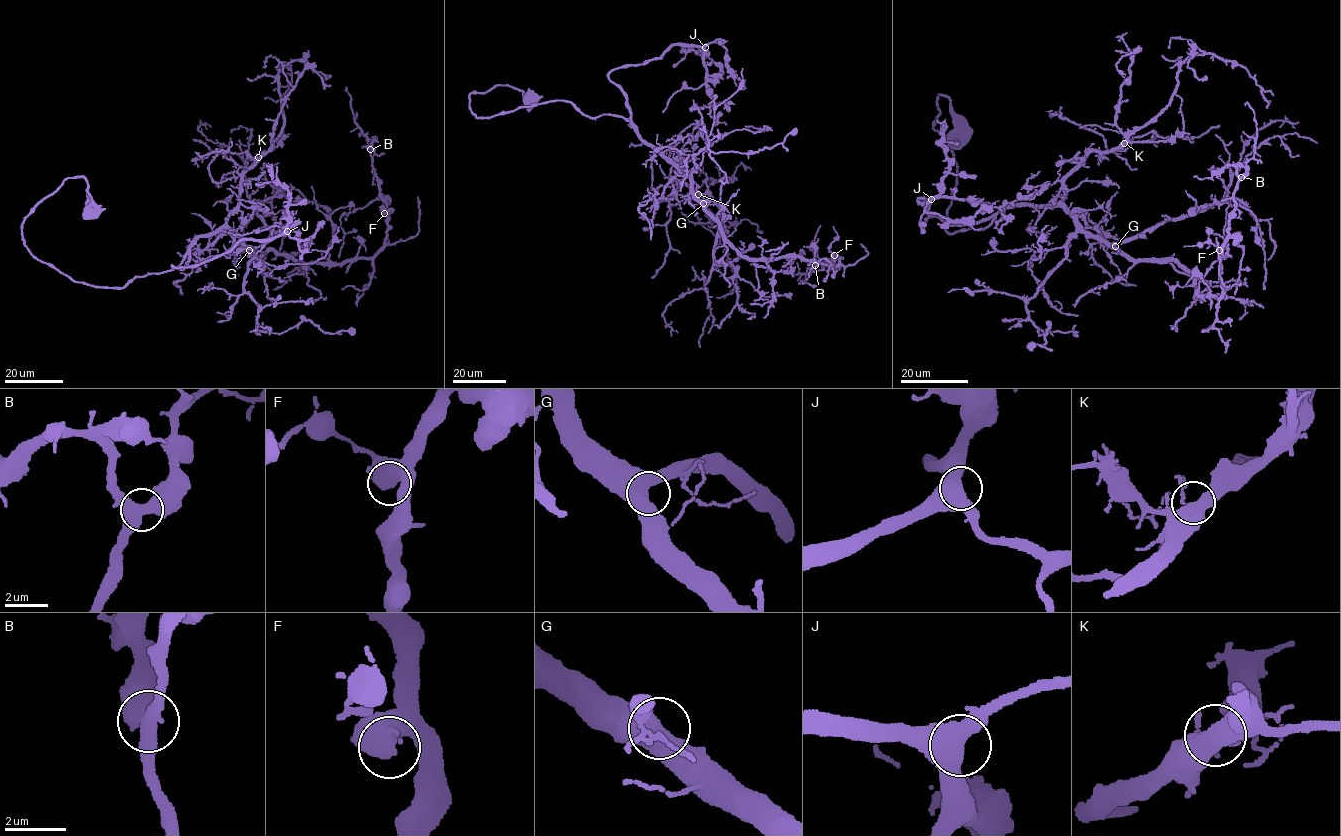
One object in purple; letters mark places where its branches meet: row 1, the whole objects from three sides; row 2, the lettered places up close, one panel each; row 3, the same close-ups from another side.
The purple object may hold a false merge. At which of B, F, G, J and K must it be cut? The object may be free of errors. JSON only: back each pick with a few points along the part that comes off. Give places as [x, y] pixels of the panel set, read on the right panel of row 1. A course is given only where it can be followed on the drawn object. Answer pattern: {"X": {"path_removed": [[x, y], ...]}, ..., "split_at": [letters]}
{"split_at": []}

